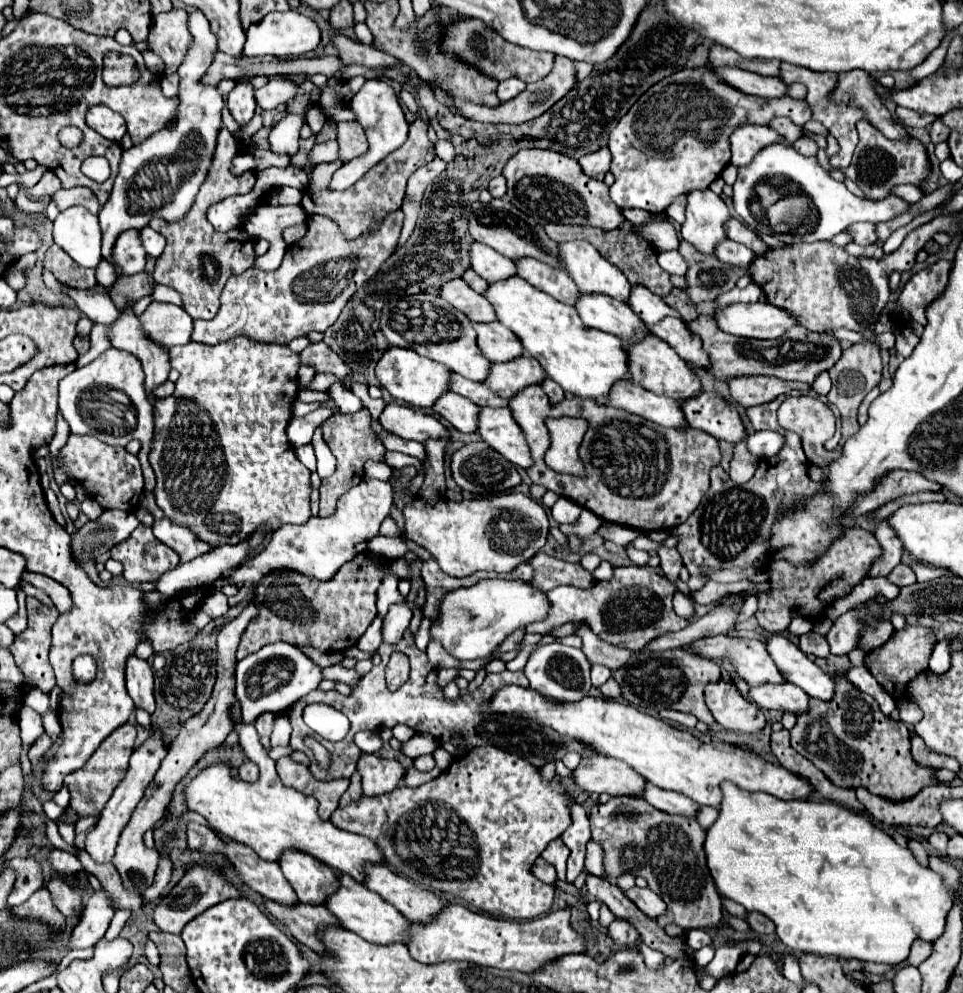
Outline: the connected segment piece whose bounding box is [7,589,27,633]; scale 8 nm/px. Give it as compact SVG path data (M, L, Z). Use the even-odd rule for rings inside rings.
M17 589L17 601L19 601L19 611L15 617L9 617L7 621L7 627L13 631L13 633L21 633L27 625L27 611L25 611L25 593L21 589Z

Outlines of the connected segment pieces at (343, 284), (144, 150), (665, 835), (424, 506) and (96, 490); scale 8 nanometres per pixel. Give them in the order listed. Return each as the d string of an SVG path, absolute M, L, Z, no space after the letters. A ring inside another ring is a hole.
M403 211L389 213L377 233L367 233L357 241L347 241L339 227L323 215L311 215L307 227L307 235L287 247L279 269L247 269L239 275L231 275L223 289L217 317L211 321L193 321L191 341L217 345L243 335L261 343L285 345L309 331L329 329L351 295L371 279L381 263L395 251L403 227Z
M193 11L187 21L187 29L193 37L187 55L183 63L179 65L177 73L181 77L179 85L179 121L173 125L173 129L155 133L149 141L143 141L137 147L131 147L123 151L119 175L113 185L113 193L109 201L99 211L99 223L103 231L103 259L109 261L115 269L115 275L121 275L121 269L113 261L113 245L121 231L127 229L141 229L147 225L147 219L151 217L163 217L167 221L179 221L191 207L193 197L197 195L197 189L201 187L201 181L205 181L205 173L209 169L209 161L213 159L213 149L217 141L217 133L221 129L221 109L223 99L217 91L217 87L209 87L199 83L201 75L209 69L213 63L213 57L217 53L217 37L213 35L207 17L201 11ZM187 161L191 163L187 171L177 173L177 177L171 177L171 163Z
M613 797L605 805L595 805L589 821L593 839L603 843L609 879L621 873L641 875L647 879L649 889L665 899L667 913L656 919L661 928L676 924L683 929L703 929L721 921L721 897L705 861L705 829L697 821L663 813L635 797Z
M523 493L463 501L439 497L435 503L415 497L403 507L403 517L407 539L427 549L451 577L467 577L475 571L511 573L541 551L549 529L545 509Z
M69 435L67 445L59 457L63 469L75 477L103 509L135 511L143 495L143 473L137 455L131 455L125 447L111 447L89 435Z

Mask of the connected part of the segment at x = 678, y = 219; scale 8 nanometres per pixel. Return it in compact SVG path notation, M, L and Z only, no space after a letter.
M681 195L681 197L675 197L673 199L673 203L669 205L669 209L665 209L665 215L671 219L671 221L675 221L675 223L683 223L685 221L685 197Z

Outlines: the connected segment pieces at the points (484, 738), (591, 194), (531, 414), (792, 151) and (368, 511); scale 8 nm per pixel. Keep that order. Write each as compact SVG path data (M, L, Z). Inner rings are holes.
M407 629L403 633L403 651L409 661L411 661L411 675L409 675L409 681L397 689L397 691L389 691L387 689L385 668L388 664L393 651L397 651L397 647L401 645L387 645L382 643L377 653L381 656L381 665L373 667L355 687L353 687L353 693L349 697L343 697L341 693L333 691L333 705L337 709L341 709L345 715L349 715L349 721L351 721L351 729L347 733L345 739L333 743L333 741L327 741L327 739L321 739L321 735L313 733L301 719L301 713L303 713L303 701L297 703L291 713L289 713L289 721L293 725L293 735L291 735L291 745L297 749L297 751L303 751L310 759L309 769L313 771L313 775L317 779L323 779L323 781L329 781L329 779L337 779L337 777L351 777L353 771L355 771L355 765L357 765L357 759L361 757L363 751L359 751L359 747L353 743L353 737L355 733L359 731L365 731L365 729L371 729L371 731L383 731L383 729L393 729L397 723L405 723L409 725L411 729L415 729L417 733L431 733L437 741L445 737L445 741L451 739L451 731L457 727L461 731L465 731L465 739L469 745L477 747L477 745L495 745L495 747L505 747L505 751L509 753L515 753L523 759L527 759L531 765L535 767L543 767L545 763L549 761L555 761L555 759L563 759L563 755L567 751L575 751L579 753L581 757L591 757L595 755L593 749L589 749L587 745L581 745L573 739L565 739L565 737L559 737L555 735L551 729L535 723L535 721L529 721L525 717L517 717L517 715L501 715L493 709L489 709L489 701L491 697L505 685L519 685L519 687L529 687L529 681L525 677L523 671L517 671L517 673L511 673L511 671L503 671L503 673L489 673L487 679L483 681L483 685L475 691L475 695L461 695L457 699L447 699L443 695L443 689L437 685L437 669L433 669L433 665L429 663L427 655L423 651L417 649L415 645L415 639L411 635L411 631ZM305 735L313 737L315 741L319 741L331 757L331 765L327 769L321 769L317 760L315 759L313 752L305 747L303 739Z
M521 149L503 167L503 177L509 187L509 201L533 217L539 225L597 225L605 231L615 229L623 215L609 197L609 187L603 181L593 181L581 171L581 165L557 151L549 149Z
M531 385L529 389L517 393L517 397L509 399L509 407L531 447L535 465L527 469L527 475L535 485L543 485L557 495L591 509L603 521L641 529L643 533L669 531L675 529L675 525L685 523L709 489L709 471L721 463L719 443L705 431L691 427L681 431L665 429L629 411L599 405L597 401L585 401L581 397L563 399L553 405L547 401L547 395L539 385ZM549 417L587 419L589 429L579 447L579 457L587 471L585 477L563 475L547 467L545 453L551 441L545 419ZM631 485L635 495L631 495Z
M771 143L767 147L763 147L755 159L751 161L751 165L741 167L737 181L733 183L733 207L737 211L737 215L745 221L745 225L749 229L759 229L759 219L755 215L753 205L749 205L753 201L753 189L761 179L773 179L773 177L785 177L789 181L789 189L787 193L795 193L799 191L803 197L807 197L811 201L811 209L813 209L813 225L805 231L805 233L795 233L795 241L803 241L803 243L813 243L813 241L829 241L833 239L837 233L845 231L851 223L855 221L869 221L869 223L881 223L881 221L889 221L901 213L905 213L909 209L909 203L905 203L899 197L885 197L883 201L865 201L855 197L843 183L835 181L827 169L823 169L817 161L817 157L805 157L801 155L793 145L787 143Z
M379 479L361 481L357 487L349 489L349 493L345 493L339 499L335 515L327 519L311 517L305 525L299 525L299 527L283 525L279 531L275 531L269 545L259 555L245 561L237 569L233 569L227 577L223 577L225 585L259 583L265 575L281 569L297 571L317 581L329 581L347 561L355 559L357 543L371 541L373 537L379 535L379 527L383 519L389 515L389 509L391 509L391 485Z

